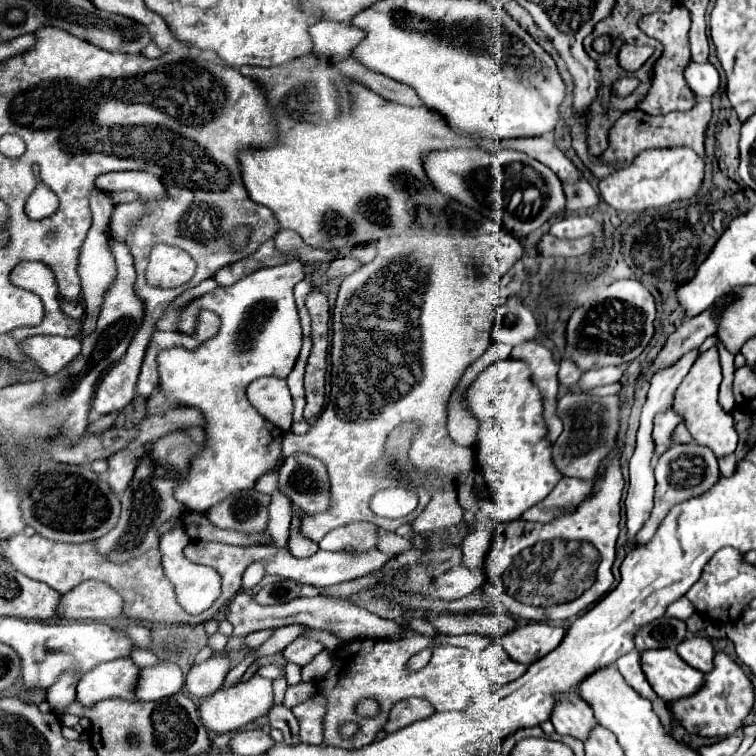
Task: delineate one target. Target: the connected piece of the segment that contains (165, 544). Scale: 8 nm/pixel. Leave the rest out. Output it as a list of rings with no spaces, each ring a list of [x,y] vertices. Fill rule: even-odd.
[[[176,528],[172,532],[168,532],[168,536],[164,534],[160,538],[160,552],[162,552],[162,568],[164,574],[168,576],[168,580],[174,584],[176,588],[176,597],[178,603],[190,614],[199,614],[210,608],[210,604],[220,596],[220,576],[208,568],[208,566],[198,566],[192,564],[186,556],[184,556],[184,548],[190,542],[188,534],[184,532],[184,528]],[[204,604],[204,606],[202,606]]]

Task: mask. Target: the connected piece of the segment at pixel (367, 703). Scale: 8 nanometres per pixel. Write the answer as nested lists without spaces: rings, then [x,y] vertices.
[[[364,699],[358,703],[356,712],[364,717],[374,717],[379,712],[379,705],[374,700]]]

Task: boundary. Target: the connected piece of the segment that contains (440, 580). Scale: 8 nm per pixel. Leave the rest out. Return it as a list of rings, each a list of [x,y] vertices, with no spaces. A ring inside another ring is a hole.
[[[458,564],[436,578],[436,590],[432,598],[440,598],[440,600],[464,598],[474,590],[478,590],[480,586],[484,586],[484,582],[486,582],[484,568],[472,570],[472,568],[466,568],[464,564]]]

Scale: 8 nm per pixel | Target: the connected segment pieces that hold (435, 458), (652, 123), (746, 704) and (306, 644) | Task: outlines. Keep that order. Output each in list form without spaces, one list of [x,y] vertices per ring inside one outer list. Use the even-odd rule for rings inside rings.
[[[487,220],[482,226],[482,230],[476,234],[476,236],[462,236],[462,234],[454,234],[454,232],[444,232],[444,228],[438,232],[422,232],[422,230],[402,230],[402,234],[398,236],[384,236],[382,240],[376,240],[376,246],[378,246],[378,256],[364,264],[362,268],[358,268],[356,272],[348,274],[344,280],[342,280],[342,286],[340,286],[340,292],[338,292],[338,298],[336,298],[336,306],[334,306],[334,336],[332,336],[332,392],[330,392],[330,402],[326,406],[326,410],[318,416],[318,420],[314,422],[314,426],[308,430],[308,434],[304,436],[296,436],[296,434],[286,434],[284,436],[284,442],[282,442],[282,454],[284,459],[288,458],[290,454],[294,452],[306,452],[310,456],[316,456],[320,460],[324,460],[326,468],[328,468],[328,474],[330,474],[330,490],[332,490],[332,504],[326,512],[320,512],[320,514],[306,514],[304,520],[302,520],[302,534],[314,542],[322,540],[324,534],[328,534],[330,530],[338,528],[338,526],[344,526],[344,524],[350,524],[350,522],[372,522],[376,524],[378,528],[384,528],[384,530],[390,530],[394,532],[398,526],[406,524],[406,522],[412,522],[416,520],[416,516],[426,508],[428,500],[430,498],[420,498],[420,504],[418,508],[406,516],[404,520],[388,520],[388,518],[380,518],[376,516],[372,510],[370,510],[370,500],[376,492],[388,488],[388,480],[384,478],[374,478],[368,474],[368,462],[376,462],[378,456],[382,454],[384,450],[384,438],[388,436],[388,432],[398,426],[400,422],[404,420],[414,420],[422,426],[422,432],[414,438],[412,442],[412,448],[410,448],[410,462],[416,466],[416,468],[432,468],[432,470],[438,470],[440,474],[444,472],[448,478],[460,478],[462,474],[468,474],[474,466],[474,452],[470,448],[464,448],[464,446],[458,446],[452,442],[452,438],[448,436],[448,430],[446,430],[446,404],[448,404],[448,398],[452,394],[452,390],[456,388],[456,384],[460,382],[462,374],[466,372],[466,368],[478,360],[486,348],[492,344],[492,322],[496,318],[496,308],[504,302],[504,296],[502,296],[502,290],[500,286],[496,284],[498,279],[498,271],[500,271],[500,253],[505,253],[505,244],[508,244],[508,233],[505,228],[495,222],[494,220]]]
[[[696,98],[696,108],[690,108],[688,112],[673,111],[668,112],[666,116],[648,116],[642,110],[628,110],[614,122],[614,128],[610,128],[608,148],[596,158],[594,164],[586,162],[584,166],[594,178],[602,180],[610,172],[620,170],[620,166],[622,168],[628,166],[634,160],[634,156],[646,148],[686,145],[702,156],[704,154],[704,132],[710,122],[710,116],[712,116],[712,106],[710,106],[710,100],[704,100],[704,98]]]
[[[724,652],[714,654],[714,670],[706,674],[704,688],[700,688],[700,692],[668,702],[670,712],[676,716],[676,720],[684,726],[688,734],[698,734],[702,738],[722,738],[722,740],[732,736],[738,728],[744,726],[744,720],[752,712],[752,706],[754,706],[752,680],[744,674],[742,666]]]
[[[298,636],[292,644],[288,644],[284,648],[284,658],[288,662],[294,662],[298,666],[310,664],[310,660],[314,660],[316,654],[320,654],[324,650],[324,646],[316,640],[308,640],[306,636]]]

